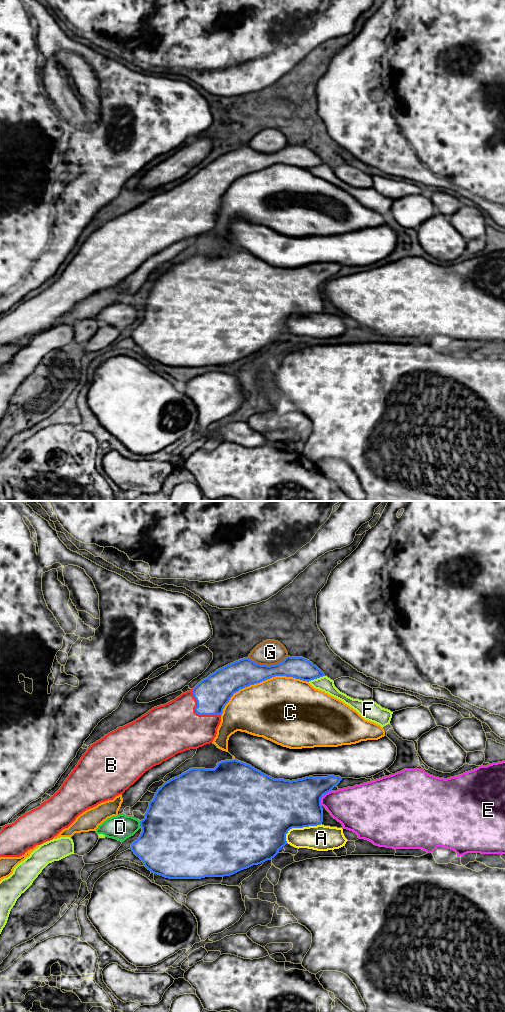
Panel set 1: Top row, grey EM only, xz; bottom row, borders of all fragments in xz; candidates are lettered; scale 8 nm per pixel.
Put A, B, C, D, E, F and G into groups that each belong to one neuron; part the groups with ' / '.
A / B / C / D / E / F / G

